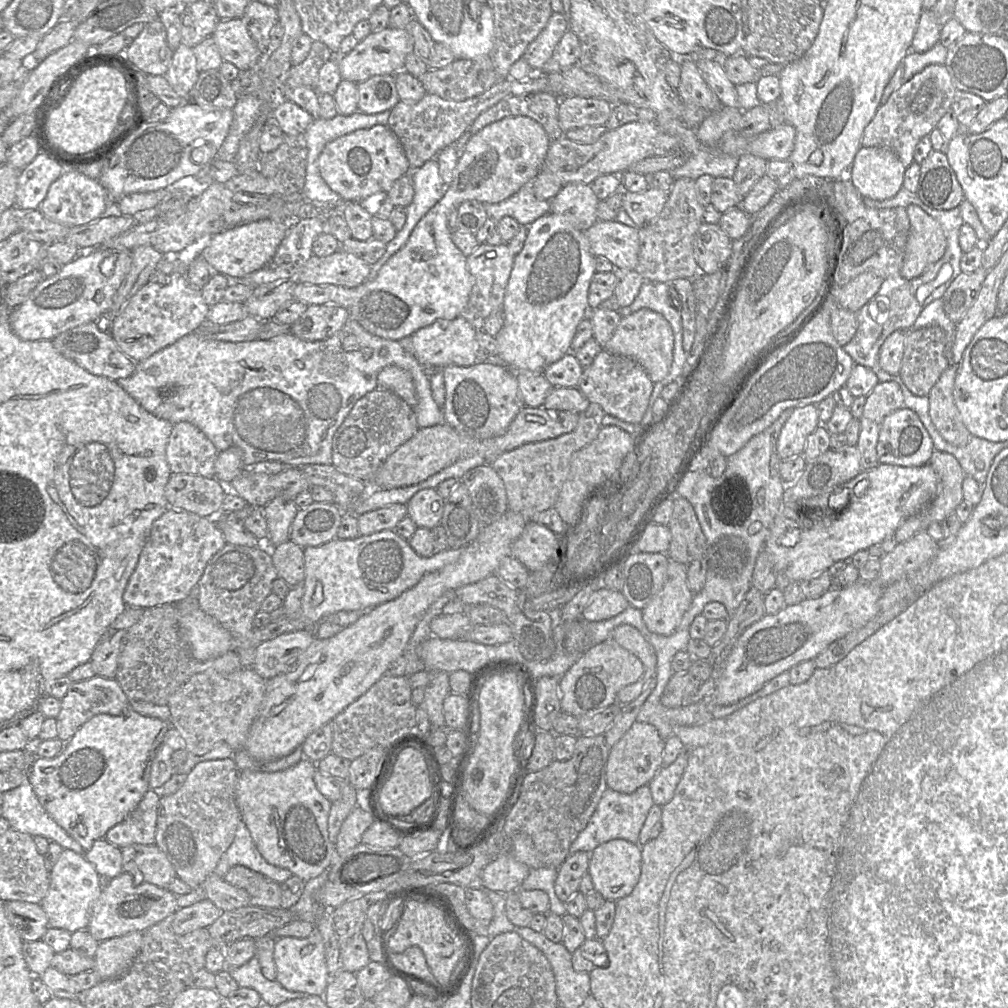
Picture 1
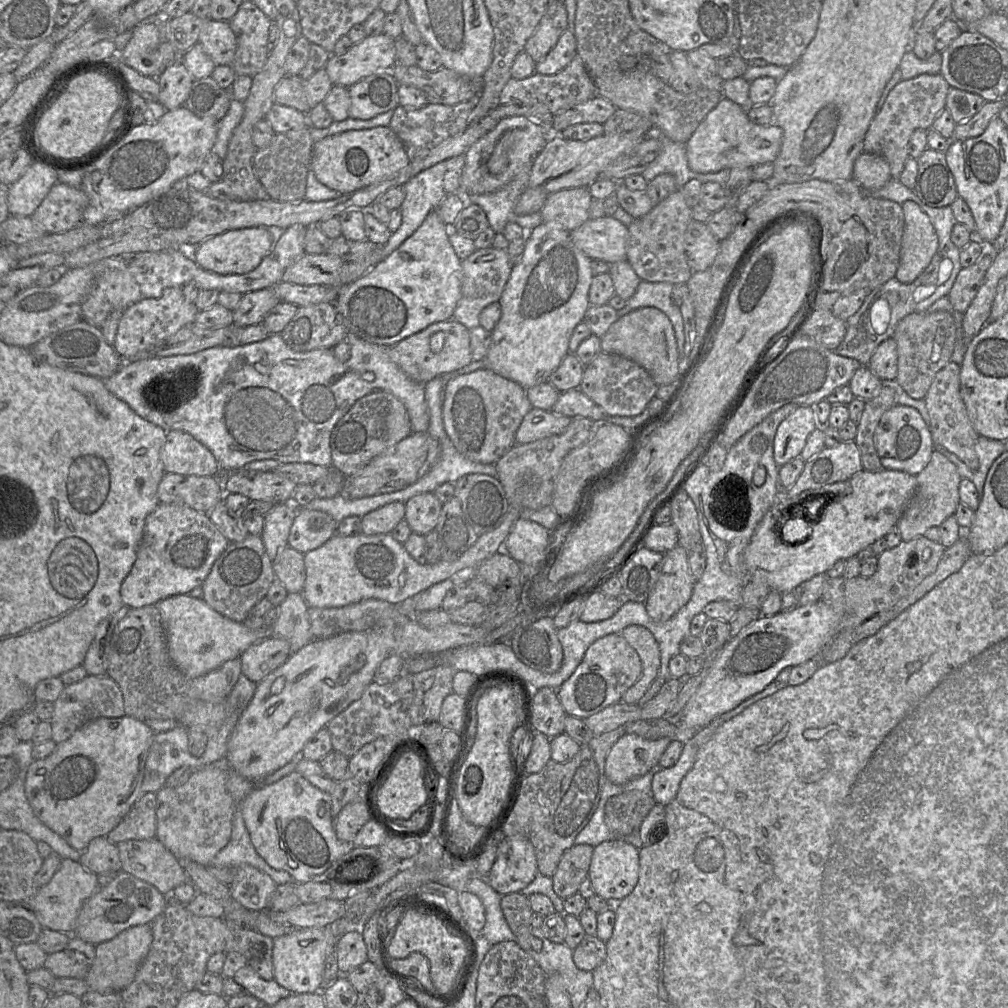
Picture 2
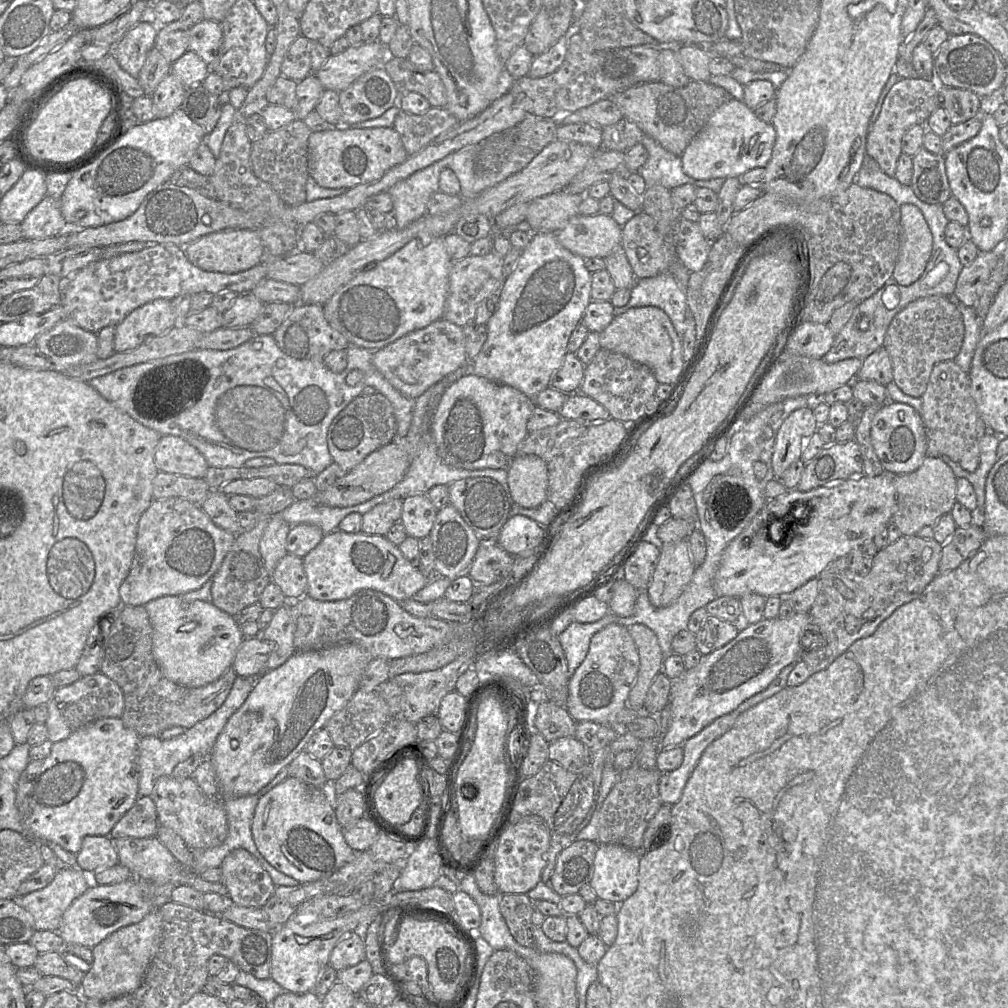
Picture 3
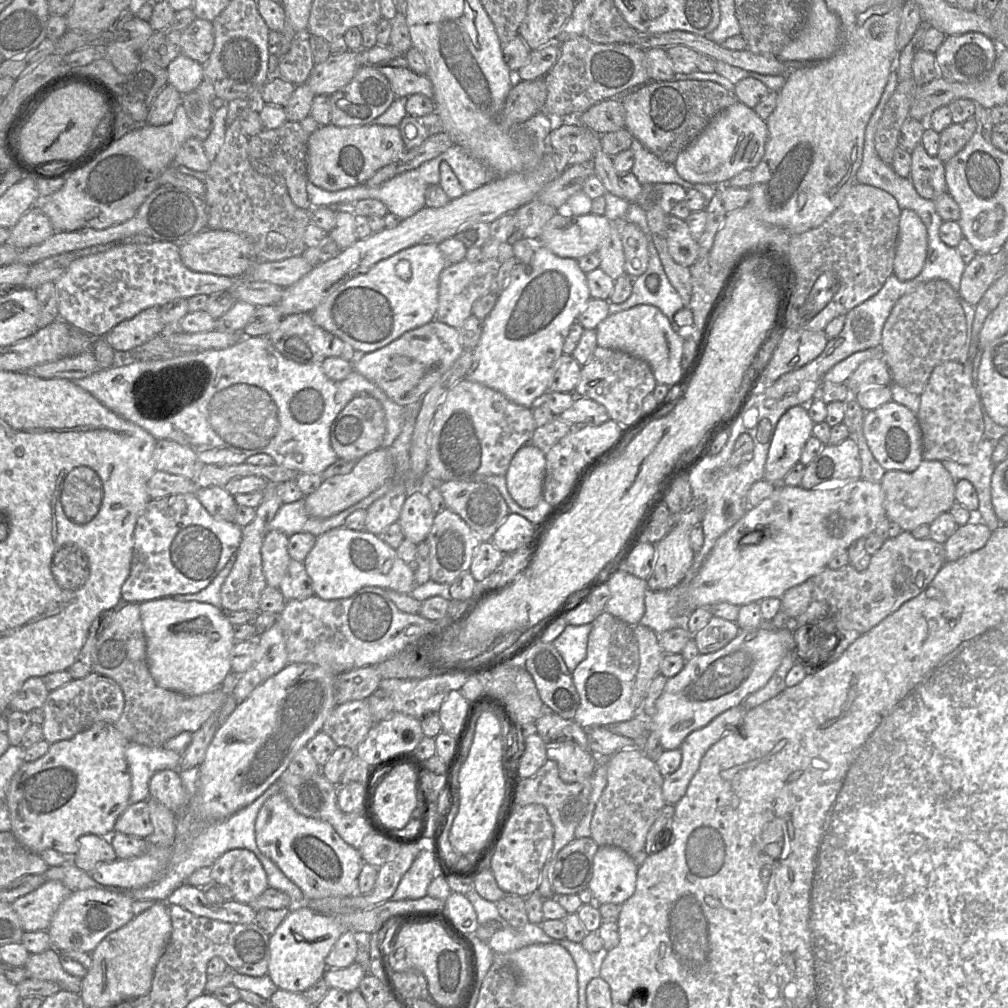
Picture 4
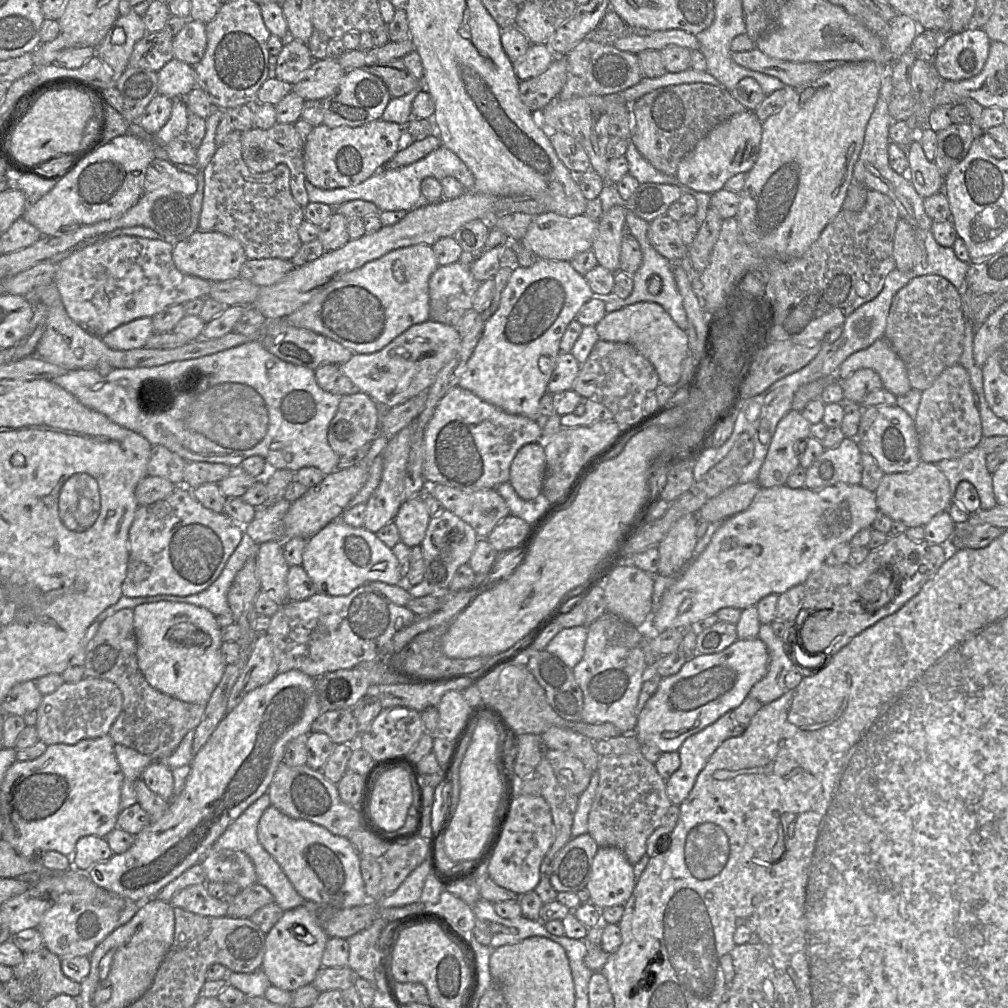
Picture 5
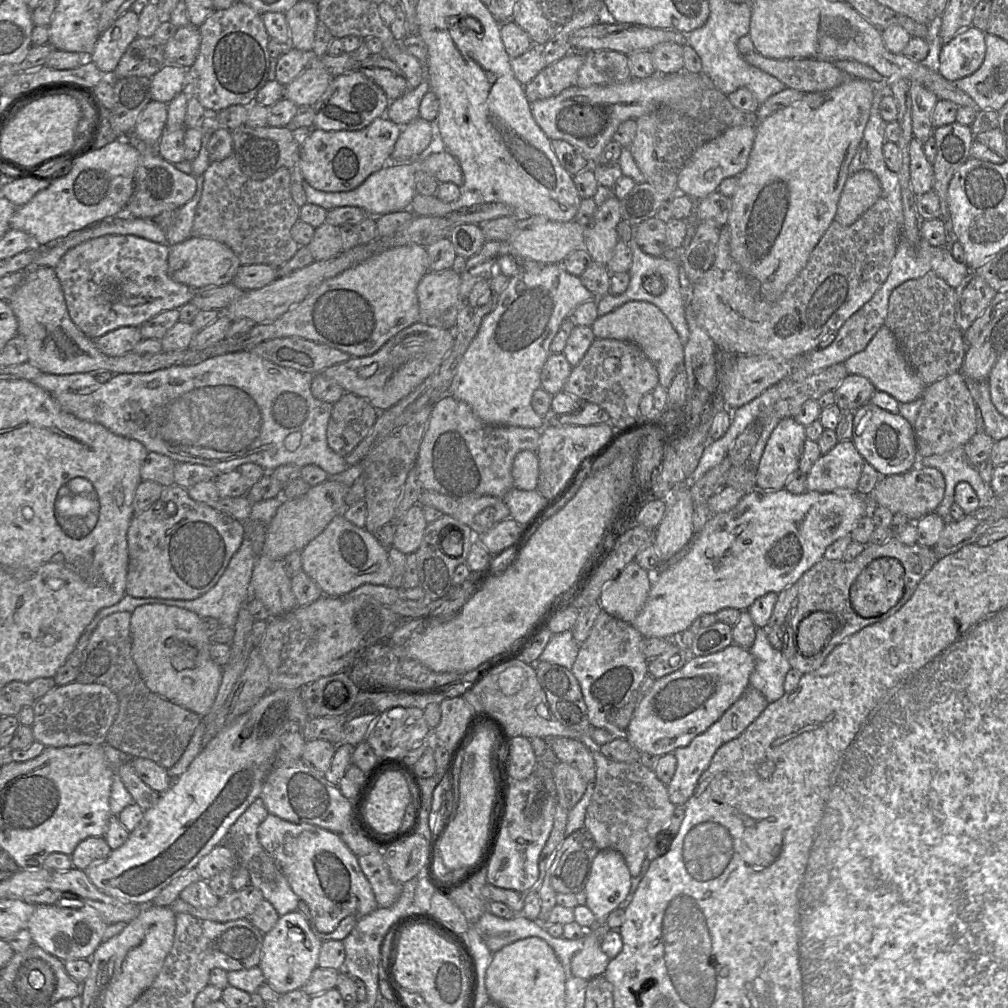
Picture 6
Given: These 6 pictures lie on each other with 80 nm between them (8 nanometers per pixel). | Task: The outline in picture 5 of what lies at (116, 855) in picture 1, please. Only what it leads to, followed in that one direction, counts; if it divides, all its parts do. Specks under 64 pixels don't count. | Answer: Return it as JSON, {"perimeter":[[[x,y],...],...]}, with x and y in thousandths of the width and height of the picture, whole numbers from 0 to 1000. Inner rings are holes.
{"perimeter":[[[95,828],[83,829],[75,836],[73,860],[88,864],[92,858],[106,854],[111,849],[112,844],[105,831]]]}

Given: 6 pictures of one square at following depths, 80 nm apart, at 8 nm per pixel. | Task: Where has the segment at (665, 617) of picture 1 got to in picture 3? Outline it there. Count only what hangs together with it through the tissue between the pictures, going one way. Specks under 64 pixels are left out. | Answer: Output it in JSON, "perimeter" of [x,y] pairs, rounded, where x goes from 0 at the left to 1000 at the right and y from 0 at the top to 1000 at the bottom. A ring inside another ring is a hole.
{"perimeter":[[[683,536],[657,540],[652,562],[642,583],[645,598],[652,603],[664,601],[677,589],[688,566]]]}

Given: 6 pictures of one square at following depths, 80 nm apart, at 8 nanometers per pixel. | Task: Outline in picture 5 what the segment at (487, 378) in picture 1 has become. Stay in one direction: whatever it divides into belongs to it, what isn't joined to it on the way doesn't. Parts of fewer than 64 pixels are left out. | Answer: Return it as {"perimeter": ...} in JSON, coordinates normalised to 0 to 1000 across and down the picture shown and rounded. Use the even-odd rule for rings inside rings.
{"perimeter":[[[453,382],[436,398],[423,424],[419,470],[423,479],[439,480],[462,489],[491,485],[493,481],[505,477],[506,462],[512,449],[526,439],[536,439],[540,442],[538,426],[531,417],[505,411]]]}

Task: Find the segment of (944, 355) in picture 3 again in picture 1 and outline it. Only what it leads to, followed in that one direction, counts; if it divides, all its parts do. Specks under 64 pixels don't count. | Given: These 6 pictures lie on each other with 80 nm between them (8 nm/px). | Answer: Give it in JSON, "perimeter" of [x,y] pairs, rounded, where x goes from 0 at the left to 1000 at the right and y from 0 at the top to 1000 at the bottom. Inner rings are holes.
{"perimeter":[[[933,323],[899,328],[892,373],[907,392],[921,393],[940,363],[938,332]]]}

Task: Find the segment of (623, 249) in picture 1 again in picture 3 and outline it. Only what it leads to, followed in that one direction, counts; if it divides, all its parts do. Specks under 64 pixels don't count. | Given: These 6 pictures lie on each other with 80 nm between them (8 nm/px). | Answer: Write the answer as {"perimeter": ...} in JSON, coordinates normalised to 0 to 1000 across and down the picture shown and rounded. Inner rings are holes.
{"perimeter":[[[572,213],[560,226],[549,230],[554,240],[563,248],[579,257],[600,257],[616,243],[617,225],[606,213]]]}

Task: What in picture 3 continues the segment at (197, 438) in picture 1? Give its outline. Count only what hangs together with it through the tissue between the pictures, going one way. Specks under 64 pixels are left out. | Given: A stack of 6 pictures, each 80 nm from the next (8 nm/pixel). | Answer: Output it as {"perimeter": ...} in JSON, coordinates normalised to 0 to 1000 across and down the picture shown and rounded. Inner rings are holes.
{"perimeter":[[[172,432],[159,434],[154,460],[159,468],[189,474],[202,474],[207,464],[202,452],[192,442]]]}

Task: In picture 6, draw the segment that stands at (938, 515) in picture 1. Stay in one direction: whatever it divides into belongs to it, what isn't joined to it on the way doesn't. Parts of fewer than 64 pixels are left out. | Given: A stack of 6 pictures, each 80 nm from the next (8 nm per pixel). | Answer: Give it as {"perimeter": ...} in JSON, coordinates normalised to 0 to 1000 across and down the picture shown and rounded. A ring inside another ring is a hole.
{"perimeter":[[[927,463],[905,464],[899,469],[874,472],[862,494],[865,502],[875,502],[886,510],[894,509],[903,518],[909,518],[919,510],[928,508],[937,494],[938,474],[934,467]]]}

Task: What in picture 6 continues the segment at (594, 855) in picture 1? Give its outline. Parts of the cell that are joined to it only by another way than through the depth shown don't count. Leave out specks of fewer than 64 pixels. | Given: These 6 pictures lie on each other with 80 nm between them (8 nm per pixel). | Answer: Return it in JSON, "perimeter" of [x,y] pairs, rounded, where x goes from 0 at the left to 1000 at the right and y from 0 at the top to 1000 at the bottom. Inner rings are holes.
{"perimeter":[[[594,843],[588,853],[586,865],[580,878],[581,899],[588,905],[591,917],[601,917],[602,909],[614,901],[622,890],[626,880],[627,869],[618,849],[610,843]]]}

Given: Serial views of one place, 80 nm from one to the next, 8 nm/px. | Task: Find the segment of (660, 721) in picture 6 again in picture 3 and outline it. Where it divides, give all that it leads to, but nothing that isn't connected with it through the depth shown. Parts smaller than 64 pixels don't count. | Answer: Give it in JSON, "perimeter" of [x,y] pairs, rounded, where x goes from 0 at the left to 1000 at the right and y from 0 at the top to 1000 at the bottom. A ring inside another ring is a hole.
{"perimeter":[[[790,607],[780,614],[757,613],[749,619],[735,620],[728,634],[706,648],[696,650],[691,661],[667,677],[663,697],[667,716],[656,734],[656,743],[677,740],[709,713],[759,685],[779,661],[795,653],[795,633],[803,619],[803,607]]]}

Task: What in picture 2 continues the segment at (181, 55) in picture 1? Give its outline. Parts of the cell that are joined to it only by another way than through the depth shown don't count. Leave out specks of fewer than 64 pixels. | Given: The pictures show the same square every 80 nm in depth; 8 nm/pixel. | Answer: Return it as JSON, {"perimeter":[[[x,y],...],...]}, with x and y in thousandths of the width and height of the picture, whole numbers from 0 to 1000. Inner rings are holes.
{"perimeter":[[[179,57],[156,76],[159,85],[157,101],[166,110],[183,104],[192,80]]]}

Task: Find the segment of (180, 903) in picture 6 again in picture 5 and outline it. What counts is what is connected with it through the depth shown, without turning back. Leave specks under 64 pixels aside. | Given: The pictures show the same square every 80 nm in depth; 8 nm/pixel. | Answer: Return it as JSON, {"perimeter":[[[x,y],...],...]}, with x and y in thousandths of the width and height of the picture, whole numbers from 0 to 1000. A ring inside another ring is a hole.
{"perimeter":[[[255,876],[225,891],[227,900],[224,909],[228,911],[247,911],[261,899],[272,896],[272,890],[266,882]]]}

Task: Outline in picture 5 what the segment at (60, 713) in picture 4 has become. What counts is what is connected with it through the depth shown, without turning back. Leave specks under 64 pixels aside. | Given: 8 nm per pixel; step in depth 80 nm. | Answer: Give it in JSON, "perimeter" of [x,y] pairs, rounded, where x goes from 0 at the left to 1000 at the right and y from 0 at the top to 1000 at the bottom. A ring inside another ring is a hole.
{"perimeter":[[[83,672],[77,677],[63,677],[53,688],[44,689],[37,703],[35,719],[39,734],[52,738],[72,739],[82,733],[93,733],[108,728],[118,710],[122,697],[119,684],[110,676]]]}

